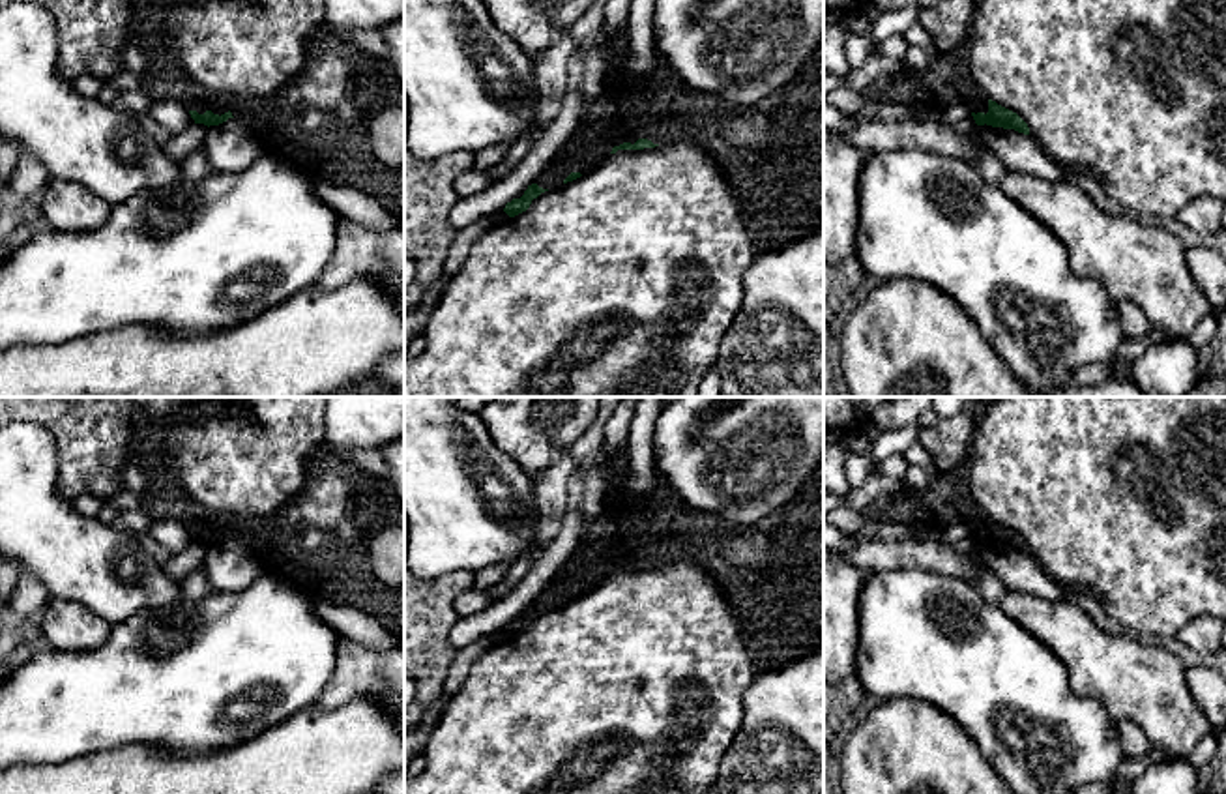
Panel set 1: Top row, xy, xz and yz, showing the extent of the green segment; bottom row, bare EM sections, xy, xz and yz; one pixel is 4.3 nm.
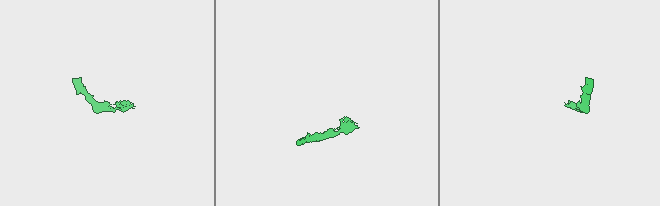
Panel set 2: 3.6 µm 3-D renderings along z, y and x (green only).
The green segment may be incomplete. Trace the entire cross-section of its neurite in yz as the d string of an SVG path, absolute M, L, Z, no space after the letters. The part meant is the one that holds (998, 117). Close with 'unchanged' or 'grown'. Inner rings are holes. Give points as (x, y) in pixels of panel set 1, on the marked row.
M966 41L949 52L936 52L930 66L912 77L913 90L941 107L964 103L977 125L986 124L1029 135L1028 124L1016 112L992 101L971 81L968 58L970 43Z; grown

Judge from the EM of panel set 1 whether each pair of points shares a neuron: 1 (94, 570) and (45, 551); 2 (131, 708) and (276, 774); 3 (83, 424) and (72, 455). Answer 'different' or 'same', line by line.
1: same
2: different
3: same

